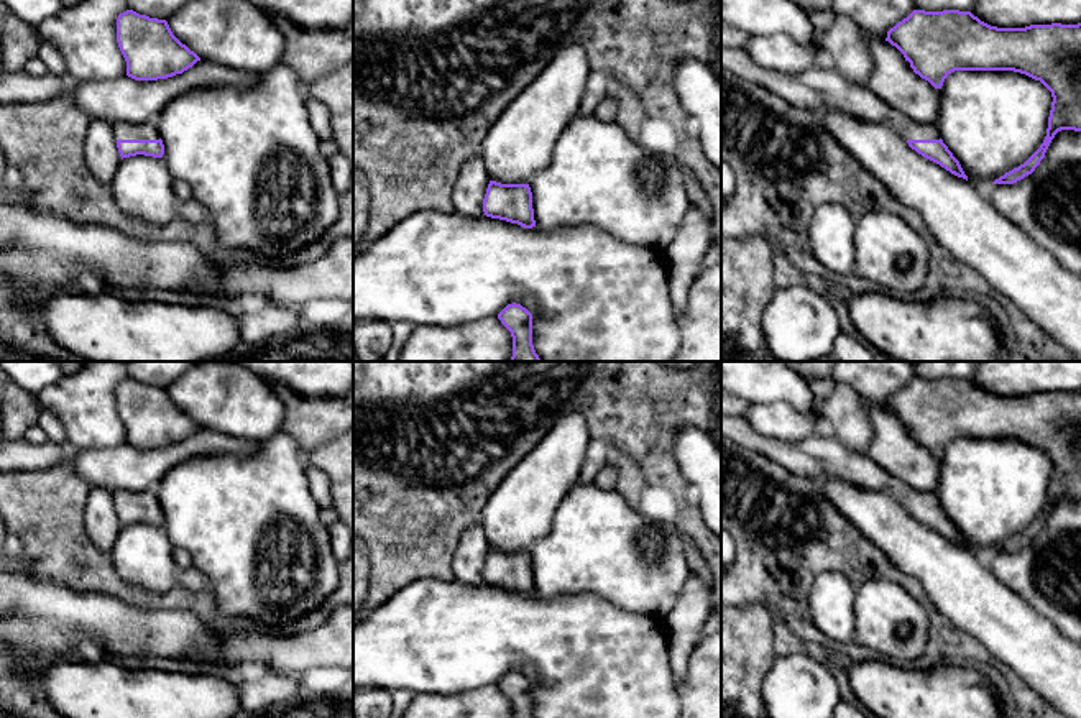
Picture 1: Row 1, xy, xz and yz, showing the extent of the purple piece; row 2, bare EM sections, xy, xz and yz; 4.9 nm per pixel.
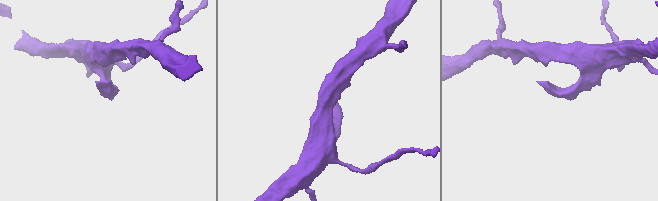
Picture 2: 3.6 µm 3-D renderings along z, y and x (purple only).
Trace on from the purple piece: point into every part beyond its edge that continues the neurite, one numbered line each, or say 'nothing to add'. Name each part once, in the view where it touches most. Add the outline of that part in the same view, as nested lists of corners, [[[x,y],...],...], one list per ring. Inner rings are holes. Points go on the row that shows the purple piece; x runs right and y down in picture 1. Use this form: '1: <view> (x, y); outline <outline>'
1: xy (124, 130); outline [[[120,122],[113,125],[115,140],[159,140],[156,125]]]

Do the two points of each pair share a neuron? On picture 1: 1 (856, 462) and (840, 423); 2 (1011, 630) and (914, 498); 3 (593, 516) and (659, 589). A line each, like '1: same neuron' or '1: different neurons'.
1: different neurons
2: different neurons
3: same neuron

